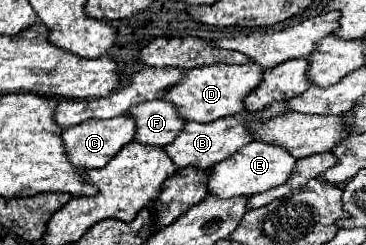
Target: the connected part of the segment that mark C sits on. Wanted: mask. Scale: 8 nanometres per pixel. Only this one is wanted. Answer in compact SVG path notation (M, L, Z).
M113 117L113 119L89 119L85 123L81 123L79 127L69 127L61 133L61 139L65 141L65 153L69 155L71 163L75 163L77 169L89 171L89 169L99 169L105 167L109 163L109 159L133 139L133 119L129 117Z

